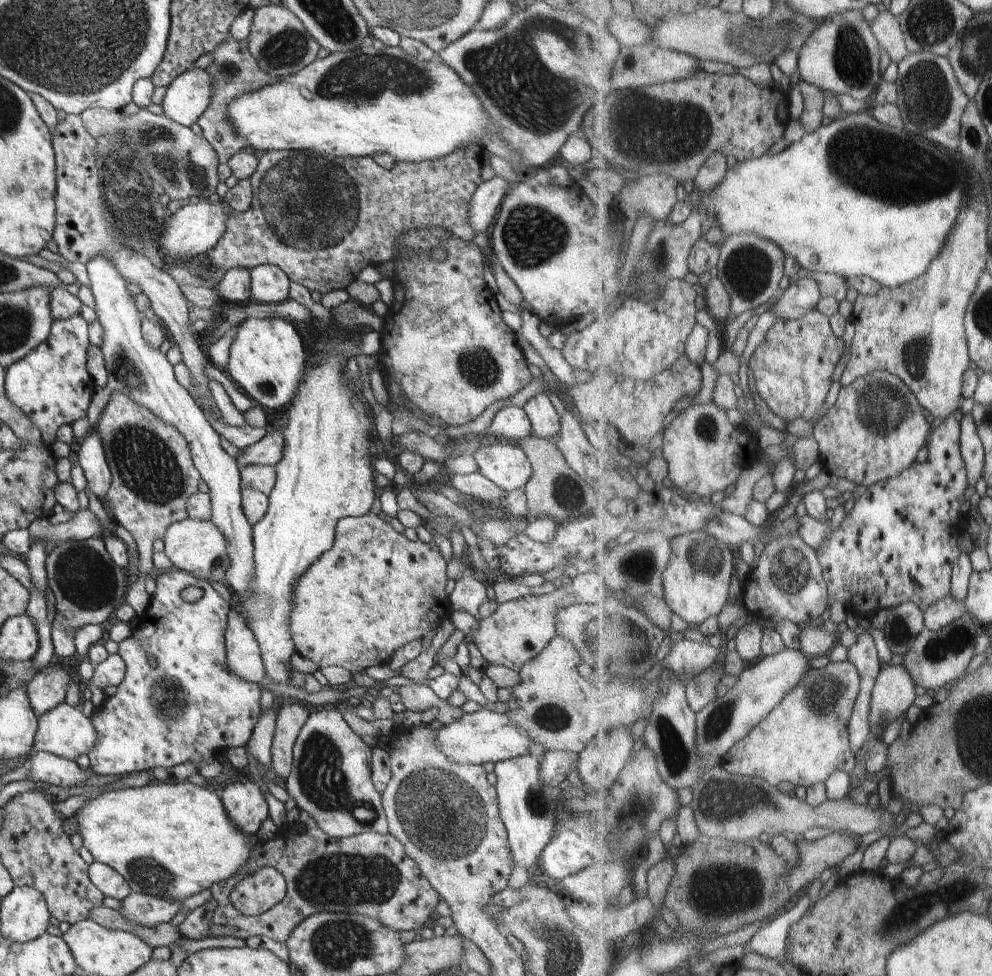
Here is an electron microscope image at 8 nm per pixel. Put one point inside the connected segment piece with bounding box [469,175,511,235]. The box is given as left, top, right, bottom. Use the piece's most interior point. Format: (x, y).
(487, 197)

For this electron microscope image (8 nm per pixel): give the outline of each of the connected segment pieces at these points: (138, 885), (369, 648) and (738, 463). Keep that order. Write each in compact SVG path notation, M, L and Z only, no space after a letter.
M154 781L143 787L130 787L119 790L110 790L98 794L95 798L86 800L84 806L77 810L74 815L78 820L78 833L83 838L83 846L88 849L88 852L92 854L95 861L104 863L111 866L118 874L121 874L126 882L130 885L132 892L144 893L147 895L161 896L167 899L176 899L184 902L184 900L193 894L196 894L206 888L210 888L217 882L226 880L229 876L232 876L251 855L251 849L249 848L246 840L248 837L243 835L229 819L226 814L224 805L221 798L212 791L212 787L204 786L199 787L190 783L189 781L183 781L182 783L170 784Z
M372 512L366 513L361 517L346 517L340 519L336 525L336 538L332 548L319 556L317 561L314 561L306 570L305 573L297 580L293 590L293 607L289 614L289 629L292 635L296 652L301 656L310 658L312 662L318 664L320 669L324 667L342 667L349 670L352 674L363 672L368 667L388 663L392 654L401 646L424 638L433 636L435 630L445 620L450 618L452 614L452 606L449 596L446 595L446 584L448 584L447 562L442 553L438 549L438 542L430 541L428 543L421 540L410 541L402 533L396 532L390 523L386 523L377 514Z
M716 402L695 404L673 416L665 430L663 456L671 464L670 478L686 495L708 499L716 492L722 492L732 484L738 482L746 468L751 467L761 457L762 450L758 445L757 434L752 434L744 424L734 426L726 408L720 408Z

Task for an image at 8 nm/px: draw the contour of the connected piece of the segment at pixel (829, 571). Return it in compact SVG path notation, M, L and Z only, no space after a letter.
M950 415L946 418L946 422L935 428L930 436L930 442L928 448L930 455L925 462L916 462L912 467L907 468L900 476L892 479L881 480L880 483L864 488L863 495L856 502L856 507L853 512L850 513L848 518L842 524L842 528L838 532L834 532L834 536L830 539L826 539L826 542L819 548L820 560L822 561L825 577L829 584L831 592L831 604L841 602L847 609L849 606L856 606L858 604L858 596L868 602L868 600L882 600L880 602L880 610L893 609L902 606L909 602L915 602L918 606L921 606L927 611L933 604L936 604L942 599L948 598L953 594L953 576L955 568L959 564L959 560L964 554L962 550L962 536L968 532L970 528L970 522L968 518L973 516L972 512L964 512L964 506L966 506L966 496L968 496L968 490L972 486L971 474L969 473L969 465L966 462L963 453L963 421L958 420L956 416Z

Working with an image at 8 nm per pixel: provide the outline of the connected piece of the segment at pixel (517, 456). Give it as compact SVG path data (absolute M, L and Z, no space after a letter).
M500 441L476 449L472 454L478 466L478 472L483 477L497 484L504 492L516 491L524 488L531 475L531 463L525 452L517 443L511 441Z

